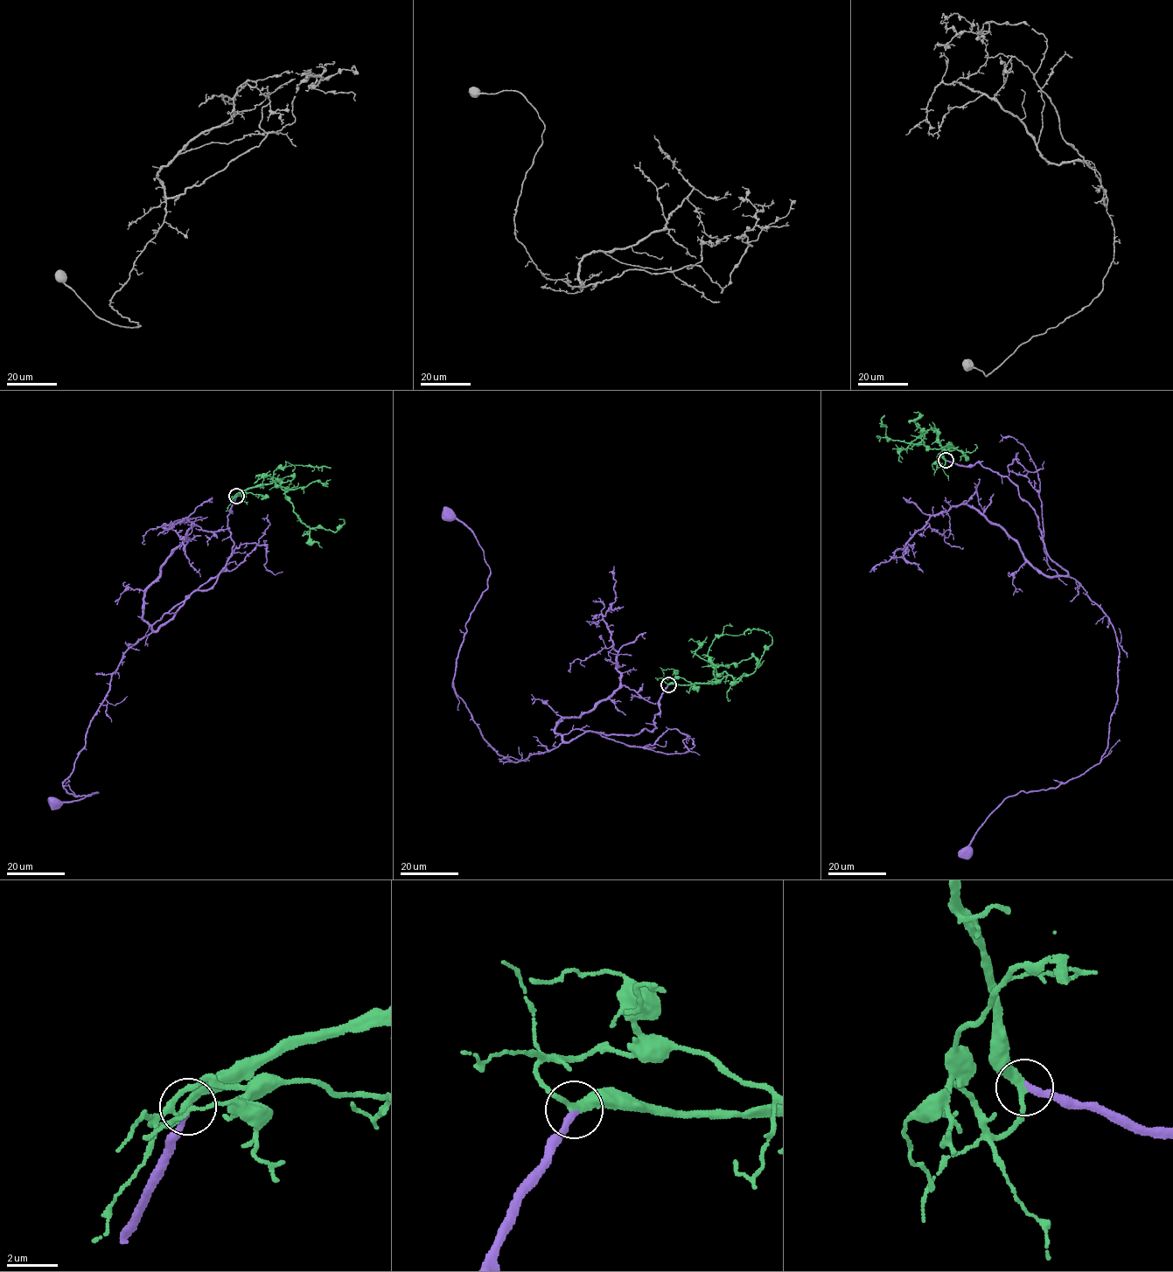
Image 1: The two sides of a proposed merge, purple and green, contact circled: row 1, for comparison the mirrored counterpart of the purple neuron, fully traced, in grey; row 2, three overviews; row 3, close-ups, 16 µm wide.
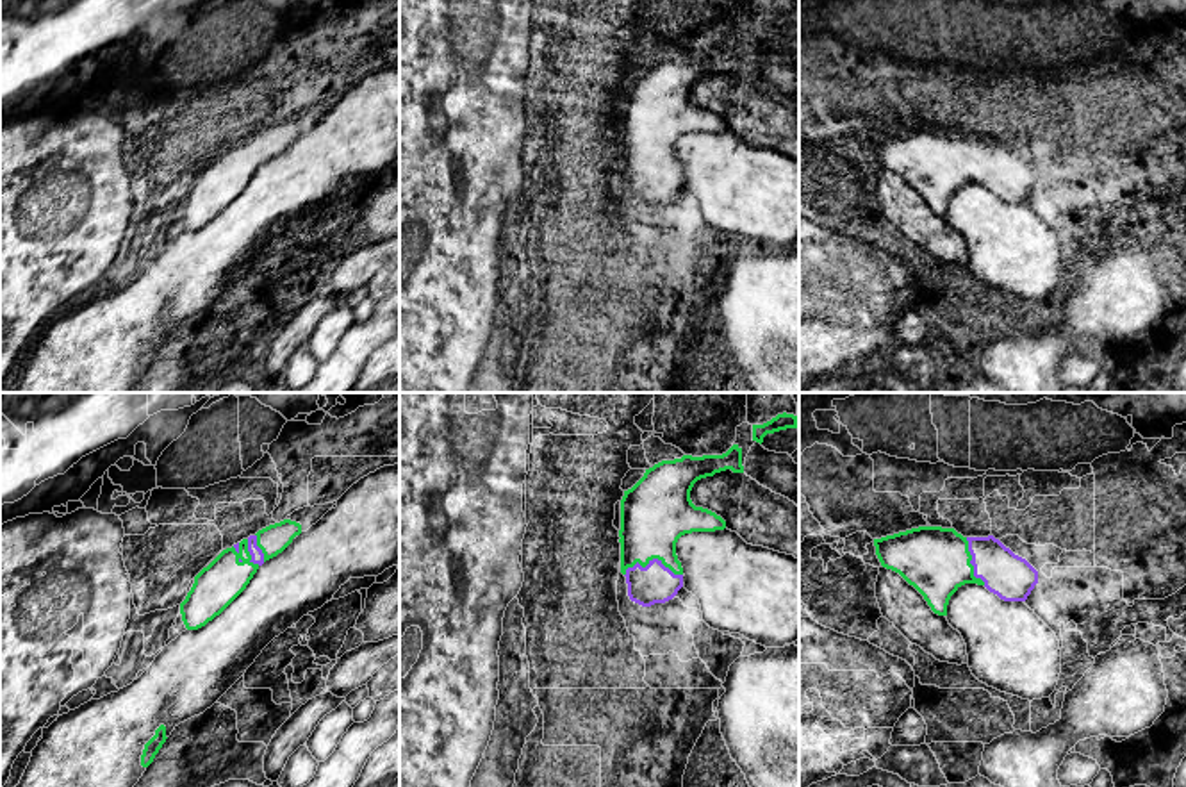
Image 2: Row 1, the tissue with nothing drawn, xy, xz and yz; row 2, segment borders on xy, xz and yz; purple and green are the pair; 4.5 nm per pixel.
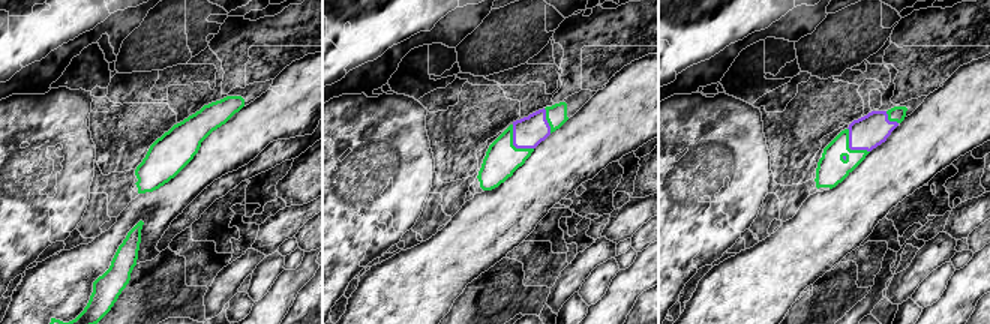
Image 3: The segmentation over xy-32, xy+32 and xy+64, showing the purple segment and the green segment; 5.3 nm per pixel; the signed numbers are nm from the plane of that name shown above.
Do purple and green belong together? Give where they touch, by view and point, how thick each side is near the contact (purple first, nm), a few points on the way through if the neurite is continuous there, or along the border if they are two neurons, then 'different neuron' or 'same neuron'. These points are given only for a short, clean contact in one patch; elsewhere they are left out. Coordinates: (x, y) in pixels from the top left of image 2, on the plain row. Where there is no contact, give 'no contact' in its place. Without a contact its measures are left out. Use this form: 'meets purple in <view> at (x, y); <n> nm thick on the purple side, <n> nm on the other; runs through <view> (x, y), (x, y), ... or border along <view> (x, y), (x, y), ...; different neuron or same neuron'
meets purple in xz at (653, 159); 180 nm thick on the purple side, 320 nm on the other; same neuron

